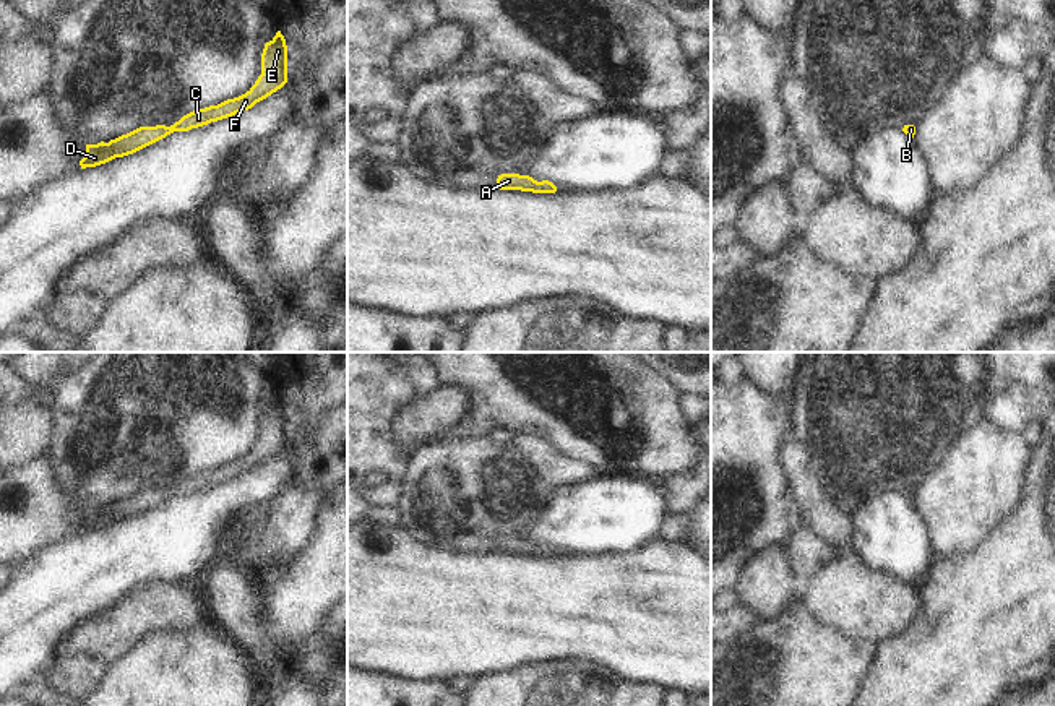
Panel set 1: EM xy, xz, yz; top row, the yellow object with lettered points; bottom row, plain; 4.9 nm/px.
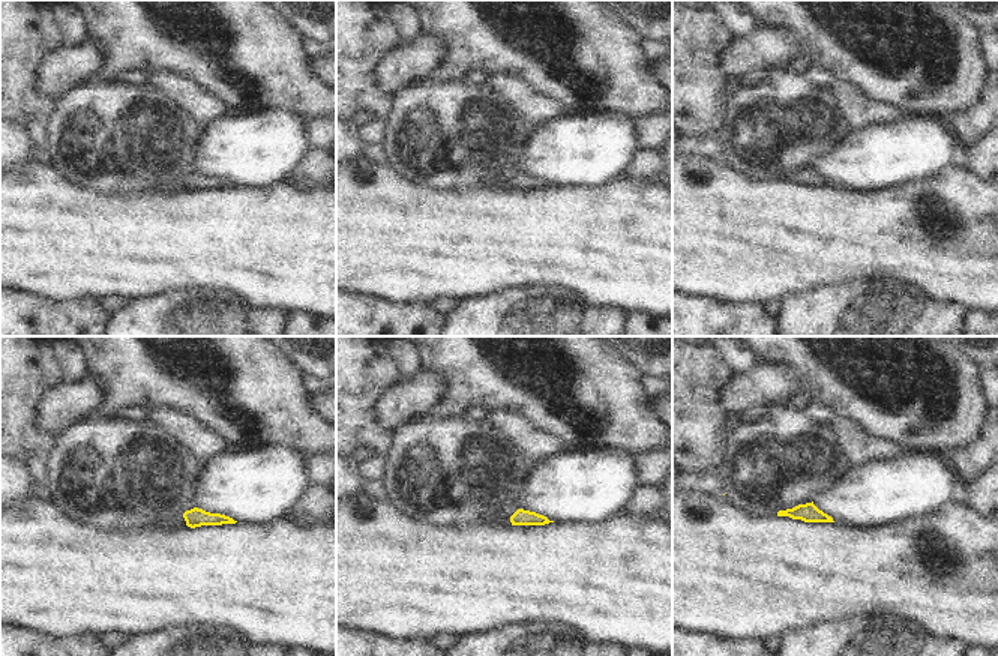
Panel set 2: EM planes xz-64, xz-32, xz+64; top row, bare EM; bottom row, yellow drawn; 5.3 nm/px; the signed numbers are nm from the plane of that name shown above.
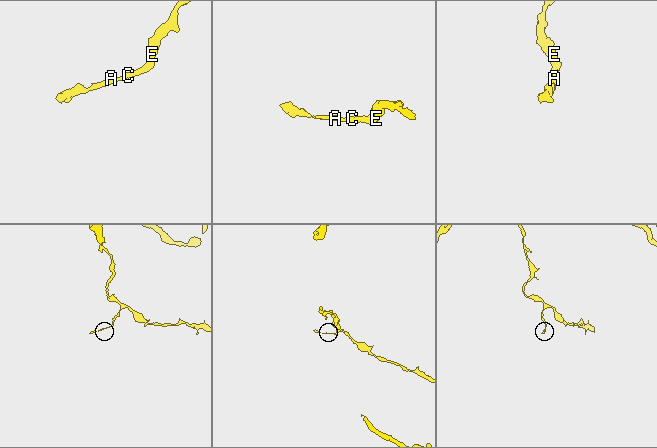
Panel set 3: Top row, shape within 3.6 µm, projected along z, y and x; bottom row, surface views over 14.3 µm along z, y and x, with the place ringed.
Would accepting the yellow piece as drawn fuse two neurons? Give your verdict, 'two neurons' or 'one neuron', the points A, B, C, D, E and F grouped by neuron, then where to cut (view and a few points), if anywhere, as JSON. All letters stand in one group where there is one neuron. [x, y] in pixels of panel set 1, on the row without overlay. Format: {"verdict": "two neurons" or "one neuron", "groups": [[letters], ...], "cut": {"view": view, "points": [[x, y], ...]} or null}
{"verdict": "one neuron", "groups": [["A", "B", "C", "D", "E", "F"]], "cut": null}

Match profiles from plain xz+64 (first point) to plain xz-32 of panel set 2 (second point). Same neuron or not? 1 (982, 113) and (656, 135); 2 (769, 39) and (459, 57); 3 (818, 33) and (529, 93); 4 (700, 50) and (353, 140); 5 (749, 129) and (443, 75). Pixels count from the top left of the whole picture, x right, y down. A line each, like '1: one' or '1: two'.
1: one
2: two
3: two
4: two
5: two

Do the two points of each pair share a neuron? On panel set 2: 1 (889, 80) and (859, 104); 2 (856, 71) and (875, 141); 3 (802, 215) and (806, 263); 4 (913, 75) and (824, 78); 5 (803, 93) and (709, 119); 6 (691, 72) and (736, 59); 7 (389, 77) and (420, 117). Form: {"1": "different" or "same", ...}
{"1": "different", "2": "different", "3": "same", "4": "different", "5": "different", "6": "different", "7": "different"}

